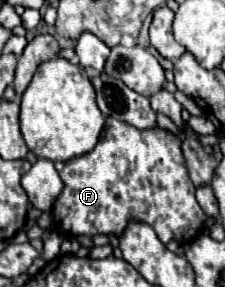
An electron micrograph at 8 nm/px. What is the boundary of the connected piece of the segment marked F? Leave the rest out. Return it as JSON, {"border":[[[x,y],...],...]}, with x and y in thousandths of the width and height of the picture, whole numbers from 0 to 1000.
{"border":[[[484,408],[422,519],[387,540],[298,561],[271,596],[271,624],[289,638],[289,659],[236,714],[236,770],[280,819],[422,826],[458,812],[511,819],[529,833],[564,805],[564,784],[582,770],[609,770],[671,784],[698,826],[724,847],[751,847],[769,833],[840,840],[867,812],[893,805],[920,770],[920,749],[867,693],[867,645],[840,631],[822,547],[804,526],[804,484],[716,443],[609,449],[591,436],[556,436],[547,422]]]}

